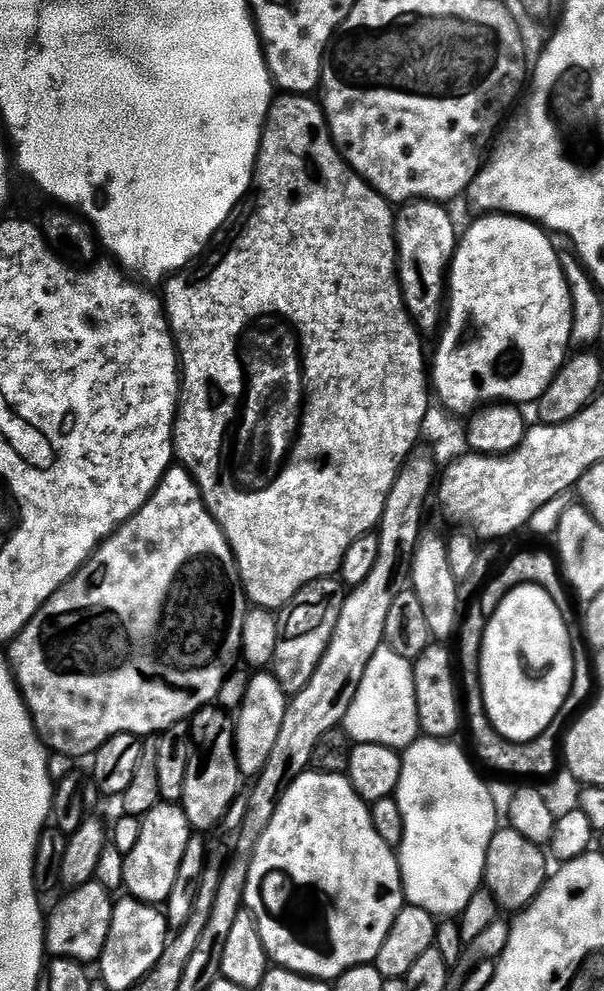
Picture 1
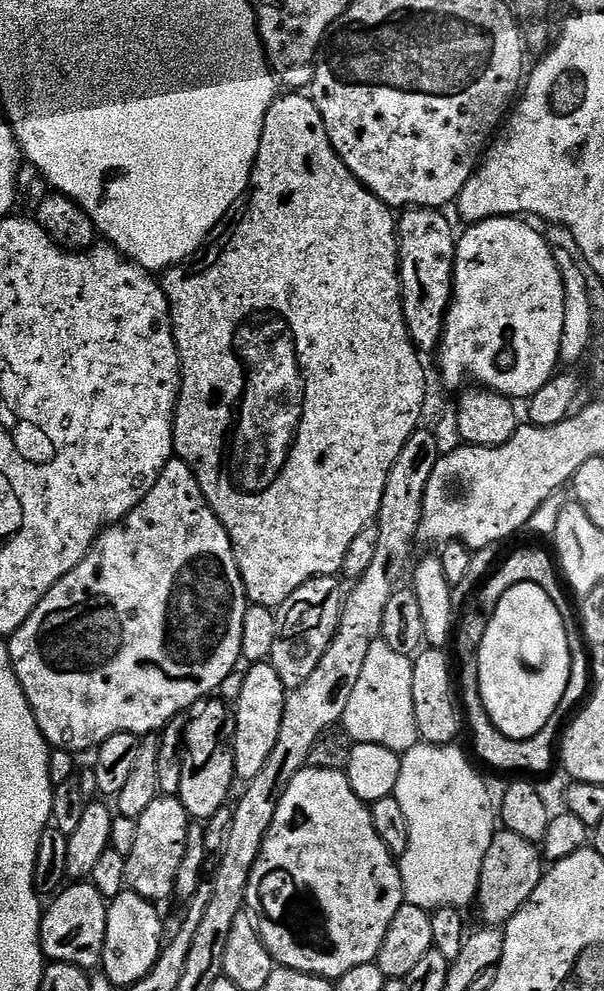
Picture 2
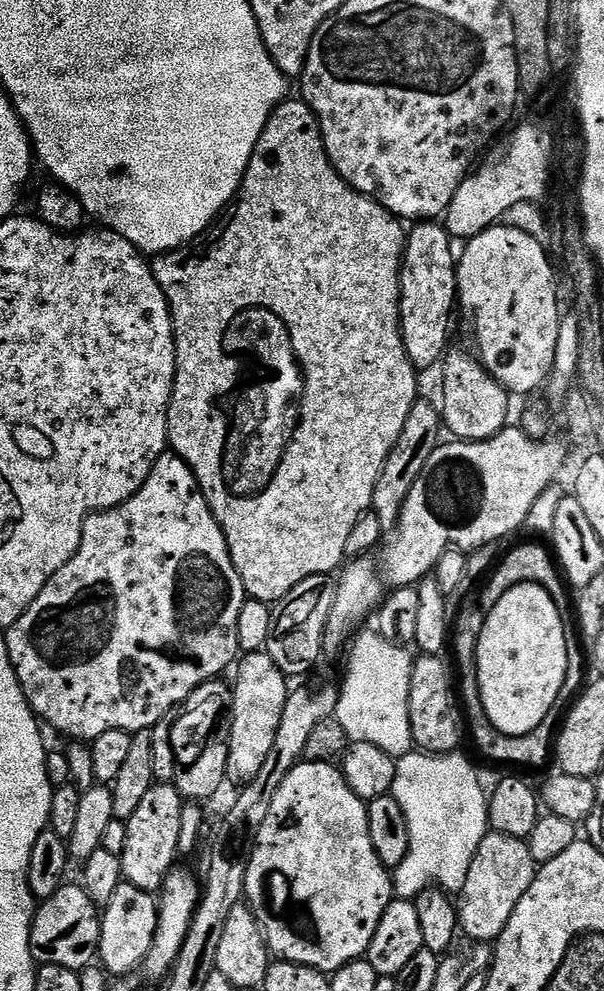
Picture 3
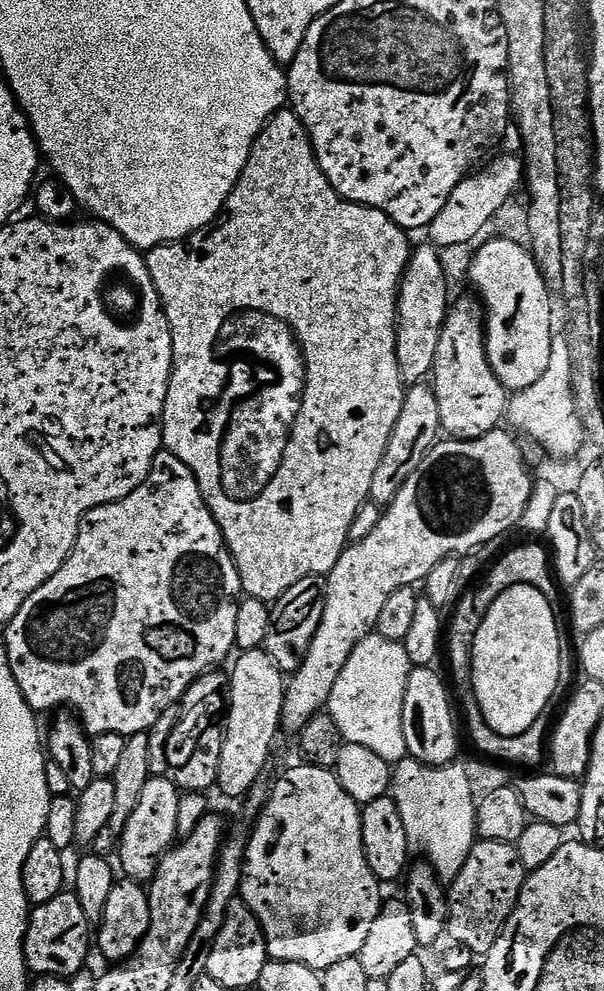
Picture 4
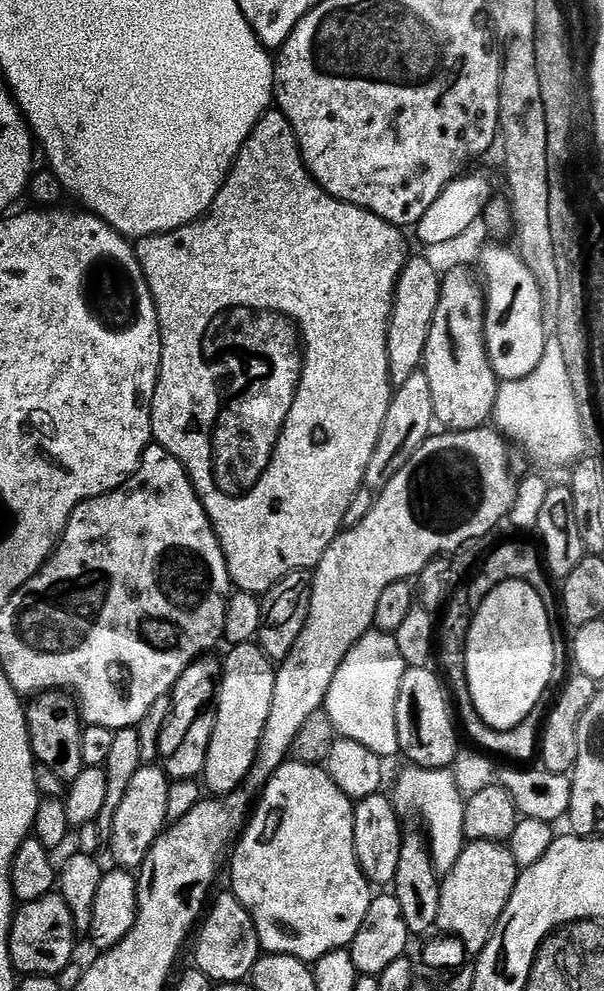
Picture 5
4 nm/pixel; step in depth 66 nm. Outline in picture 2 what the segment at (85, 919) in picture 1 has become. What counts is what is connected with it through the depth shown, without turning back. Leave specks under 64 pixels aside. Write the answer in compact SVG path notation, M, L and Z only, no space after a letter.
M72 882L63 890L51 897L52 905L43 909L40 918L40 949L44 951L44 959L58 964L73 964L85 970L99 965L104 959L104 943L106 942L106 918L109 901L95 888L91 882Z

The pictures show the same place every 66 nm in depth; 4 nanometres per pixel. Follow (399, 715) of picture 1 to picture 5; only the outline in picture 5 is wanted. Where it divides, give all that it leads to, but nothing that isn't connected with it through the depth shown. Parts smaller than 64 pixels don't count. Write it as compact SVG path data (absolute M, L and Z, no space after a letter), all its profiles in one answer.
M370 630L364 635L343 660L327 692L324 711L330 714L337 733L366 746L381 759L398 756L397 698L407 669L393 633Z

